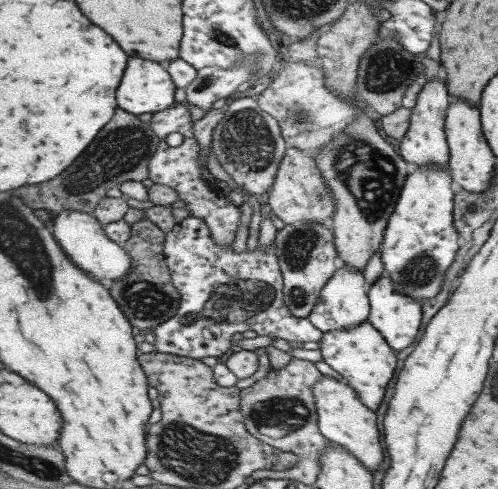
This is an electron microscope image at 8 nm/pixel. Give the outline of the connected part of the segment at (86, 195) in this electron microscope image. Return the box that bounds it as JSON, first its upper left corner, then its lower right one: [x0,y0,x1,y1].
[15,108,161,216]

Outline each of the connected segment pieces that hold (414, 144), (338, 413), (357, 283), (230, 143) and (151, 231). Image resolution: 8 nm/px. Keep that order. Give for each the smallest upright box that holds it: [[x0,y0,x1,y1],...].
[[397,71,450,167],[313,377,383,472],[306,263,368,333],[212,96,288,196],[109,218,181,332]]

